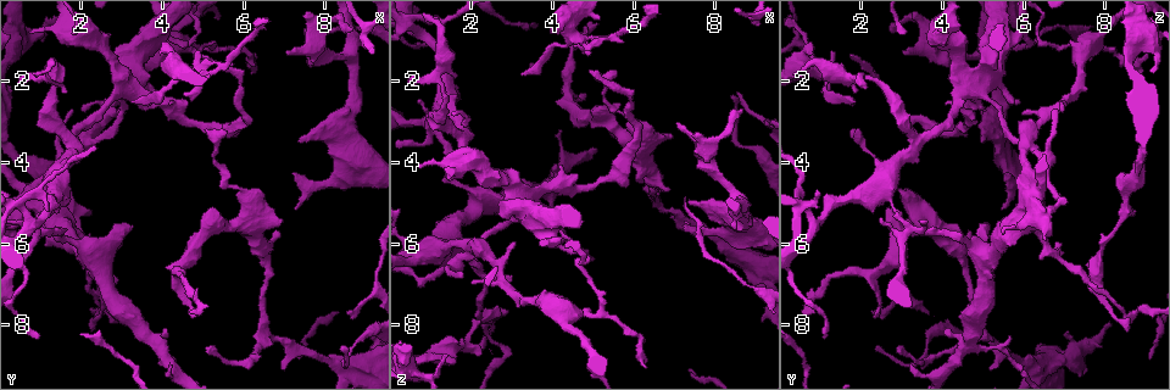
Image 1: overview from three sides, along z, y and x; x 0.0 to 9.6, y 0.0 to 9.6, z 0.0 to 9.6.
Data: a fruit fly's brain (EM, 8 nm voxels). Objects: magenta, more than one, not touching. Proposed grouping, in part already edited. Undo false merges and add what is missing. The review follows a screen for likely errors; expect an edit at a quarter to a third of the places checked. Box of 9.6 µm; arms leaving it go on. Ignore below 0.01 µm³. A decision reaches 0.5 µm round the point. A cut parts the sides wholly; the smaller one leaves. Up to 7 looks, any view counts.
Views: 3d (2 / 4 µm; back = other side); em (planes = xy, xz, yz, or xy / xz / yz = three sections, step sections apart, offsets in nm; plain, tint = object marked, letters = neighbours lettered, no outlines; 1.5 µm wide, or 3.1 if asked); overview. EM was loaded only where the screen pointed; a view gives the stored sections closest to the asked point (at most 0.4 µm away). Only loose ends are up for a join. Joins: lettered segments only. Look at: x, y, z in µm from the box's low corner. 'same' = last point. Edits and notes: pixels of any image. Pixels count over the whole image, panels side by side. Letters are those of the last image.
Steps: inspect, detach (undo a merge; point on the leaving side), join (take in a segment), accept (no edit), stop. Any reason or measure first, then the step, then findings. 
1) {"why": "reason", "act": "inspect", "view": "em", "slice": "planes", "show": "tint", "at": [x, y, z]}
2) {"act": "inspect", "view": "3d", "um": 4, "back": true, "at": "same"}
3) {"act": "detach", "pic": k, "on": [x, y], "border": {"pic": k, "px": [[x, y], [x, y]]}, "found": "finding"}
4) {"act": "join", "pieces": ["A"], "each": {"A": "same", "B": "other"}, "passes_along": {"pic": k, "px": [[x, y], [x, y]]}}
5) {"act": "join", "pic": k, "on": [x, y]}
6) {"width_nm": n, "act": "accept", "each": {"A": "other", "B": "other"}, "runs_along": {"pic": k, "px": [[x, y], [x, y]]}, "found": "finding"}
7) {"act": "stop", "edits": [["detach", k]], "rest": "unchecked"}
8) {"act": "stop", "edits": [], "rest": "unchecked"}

{"why": "an open end", "act": "inspect", "view": "em", "slice": "planes", "show": "tint", "at": [0.75, 0.85, 4.15]}

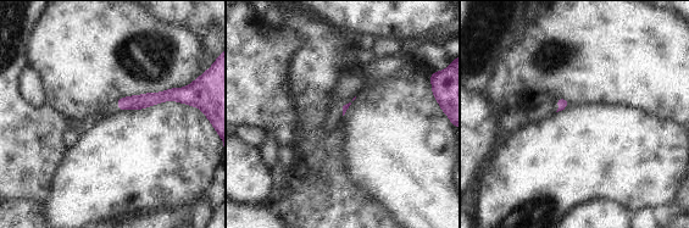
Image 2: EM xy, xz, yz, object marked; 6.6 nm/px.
{"why": "see the neighbours", "act": "inspect", "view": "em", "slice": "planes", "show": "letters", "at": "same"}

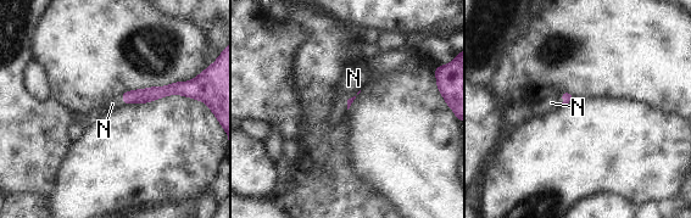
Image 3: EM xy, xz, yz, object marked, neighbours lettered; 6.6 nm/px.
{"act": "join", "pieces": ["N"], "each": {"N": "same"}, "passes_along": {"pic": 3, "px": [[140, 95], [123, 99], [112, 104]]}, "found": "the cell continues"}

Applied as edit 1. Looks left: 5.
{"act": "inspect", "view": "overview"}

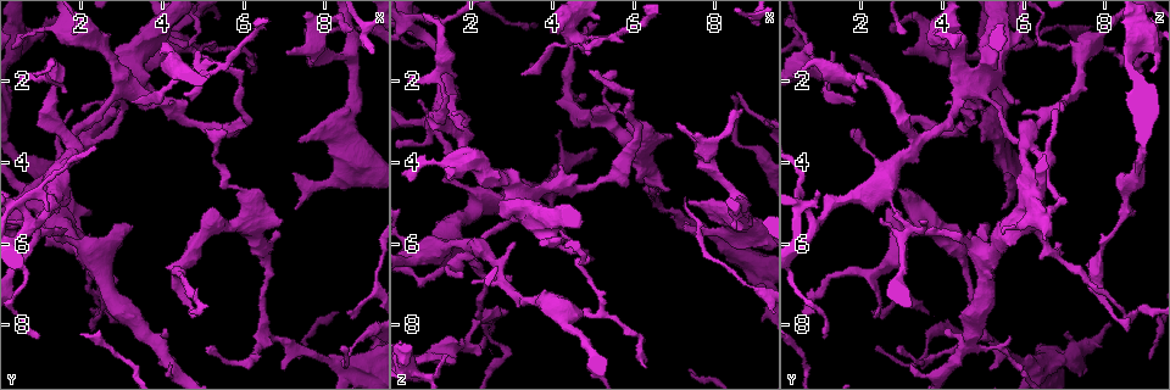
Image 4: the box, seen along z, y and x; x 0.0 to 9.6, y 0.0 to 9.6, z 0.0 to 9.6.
{"why": "branch stops here", "act": "inspect", "view": "em", "slice": "planes", "show": "letters", "at": [7.30, 3.40, 4.95]}

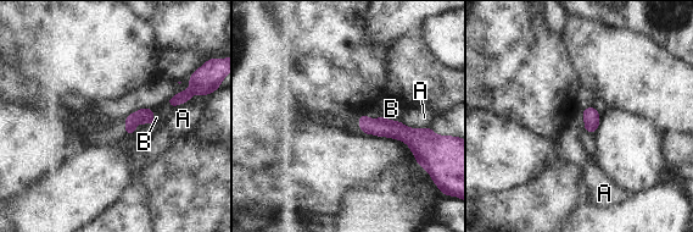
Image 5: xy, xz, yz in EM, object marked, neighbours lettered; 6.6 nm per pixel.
{"act": "accept", "each": {"A": "other", "B": "other"}, "border": {"pic": 5, "px": [[381, 115], [386, 119], [400, 121]]}, "found": "none of them fits"}

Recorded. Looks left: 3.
{"why": "end of a long branch", "act": "inspect", "view": "em", "slice": "xy", "step": 8, "show": "letters", "at": [5.55, 3.25, 1.80]}

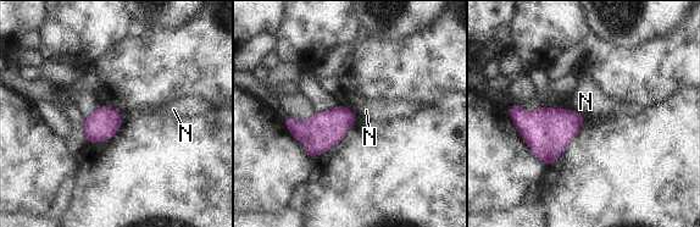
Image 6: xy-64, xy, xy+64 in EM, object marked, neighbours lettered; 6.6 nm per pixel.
{"longest_contact_nm": ["N", 100], "act": "accept", "each": {"N": "other"}, "border": {"pic": 6, "px": [[572, 109], [584, 116]]}, "found": "no lettered segment goes on from it"}

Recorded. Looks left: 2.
{"act": "stop", "edits": [["join", 3]], "rest": "unchecked"}

